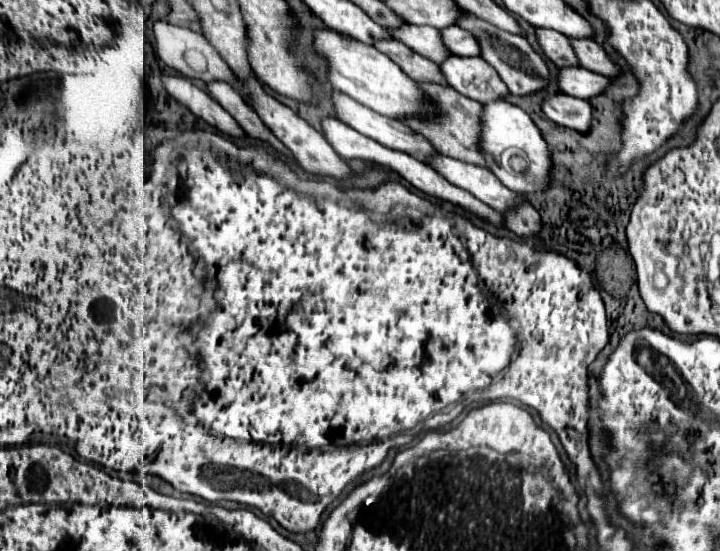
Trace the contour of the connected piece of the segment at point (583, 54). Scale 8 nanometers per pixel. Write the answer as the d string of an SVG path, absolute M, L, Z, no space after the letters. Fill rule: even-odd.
M570 39L570 45L578 57L580 67L606 75L606 77L614 77L618 75L618 67L610 61L610 57L604 53L604 49L594 43L592 39Z

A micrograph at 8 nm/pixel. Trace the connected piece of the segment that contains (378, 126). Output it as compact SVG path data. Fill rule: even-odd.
M336 91L336 93L332 95L332 105L334 105L336 117L338 117L342 123L350 125L350 127L356 129L358 133L362 133L362 135L366 135L366 137L370 137L370 139L374 139L374 141L378 141L378 143L382 143L382 145L386 145L386 147L394 147L394 149L398 149L398 151L408 151L412 157L416 157L416 159L420 159L420 161L426 161L426 155L434 155L434 153L436 153L436 151L432 149L432 145L430 145L422 135L410 131L410 129L408 129L404 123L400 123L398 119L390 119L390 117L378 115L376 111L370 111L368 107L360 105L358 101L354 101L354 99L348 97L348 95L342 95L342 93Z

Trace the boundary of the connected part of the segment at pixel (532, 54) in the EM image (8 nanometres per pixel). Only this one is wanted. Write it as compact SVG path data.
M464 11L456 19L456 25L460 29L468 31L470 35L474 35L474 39L478 41L478 47L480 47L480 57L496 69L496 73L506 83L510 93L528 95L528 93L534 93L534 91L544 89L548 85L548 67L546 67L544 57L540 53L536 53L522 35L502 31L502 29L490 25L488 21L482 21L482 19L478 19L470 13L464 13Z

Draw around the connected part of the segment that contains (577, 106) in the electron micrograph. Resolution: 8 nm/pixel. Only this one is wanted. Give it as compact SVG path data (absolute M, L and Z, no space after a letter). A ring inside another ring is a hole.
M556 93L542 101L542 113L556 125L576 129L576 131L588 131L592 107L584 99Z

